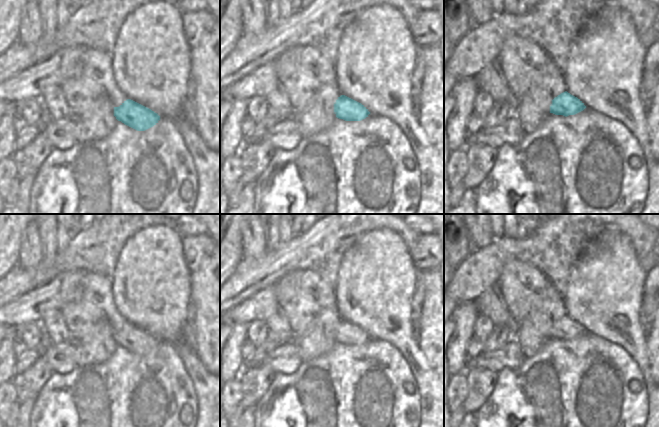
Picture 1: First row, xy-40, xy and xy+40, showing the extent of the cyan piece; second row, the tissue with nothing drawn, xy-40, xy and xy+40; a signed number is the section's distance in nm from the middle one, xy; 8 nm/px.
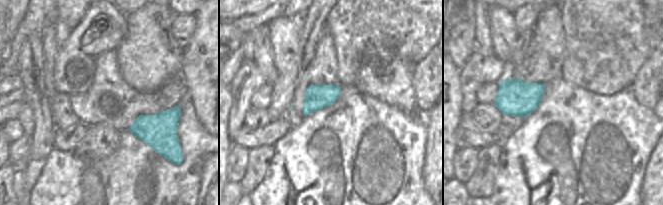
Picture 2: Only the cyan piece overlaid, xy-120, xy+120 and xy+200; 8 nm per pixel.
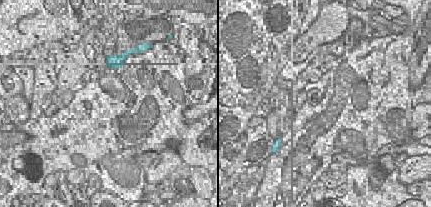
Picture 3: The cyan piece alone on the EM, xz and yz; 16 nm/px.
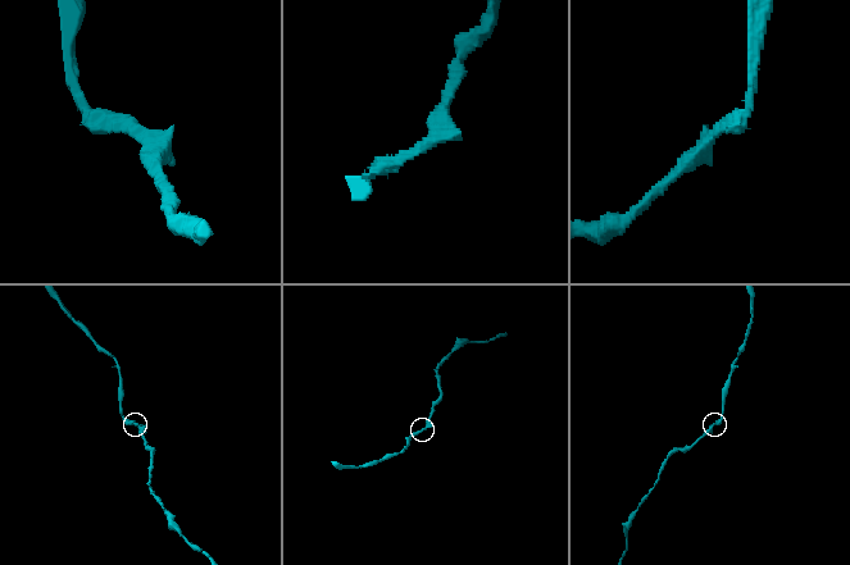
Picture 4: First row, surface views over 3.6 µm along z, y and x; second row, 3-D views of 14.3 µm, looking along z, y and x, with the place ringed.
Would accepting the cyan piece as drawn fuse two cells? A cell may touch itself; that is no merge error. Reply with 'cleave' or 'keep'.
keep

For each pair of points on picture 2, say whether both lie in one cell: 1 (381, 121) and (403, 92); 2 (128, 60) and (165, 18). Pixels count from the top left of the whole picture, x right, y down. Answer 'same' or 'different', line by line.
1: different
2: same

